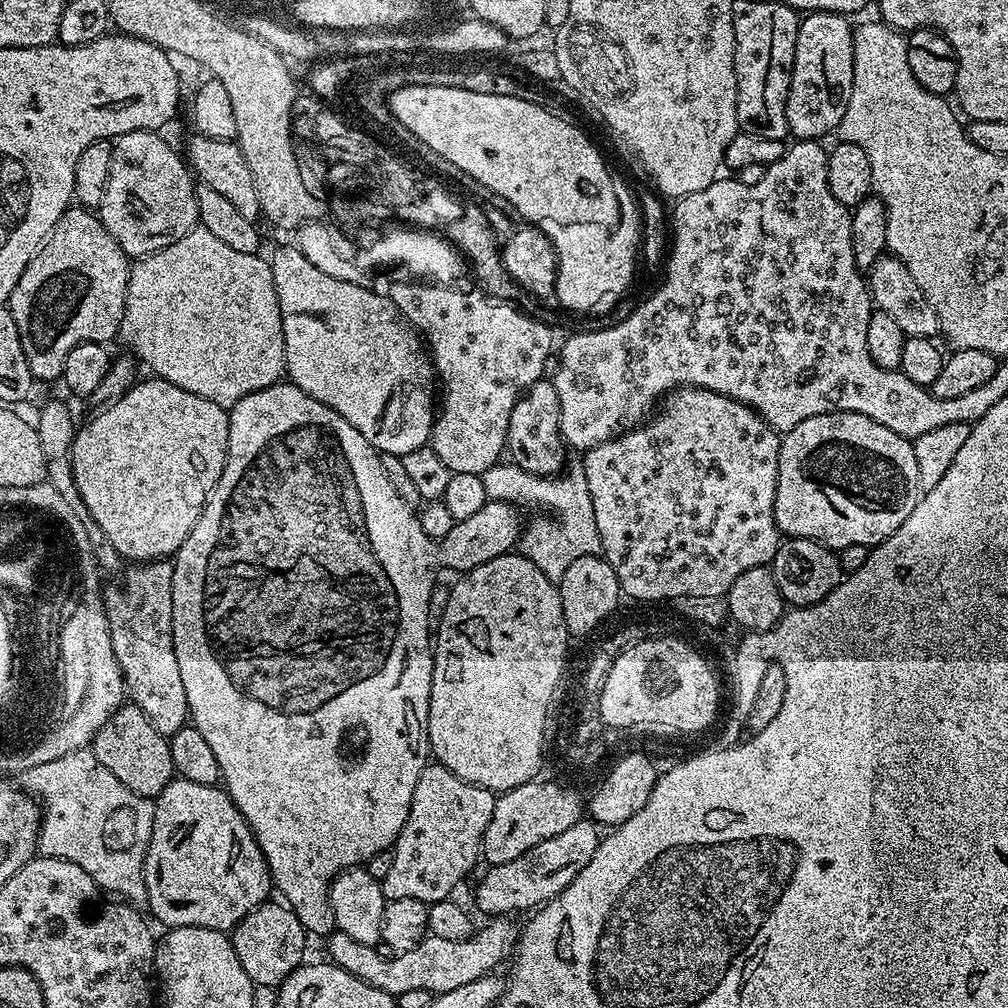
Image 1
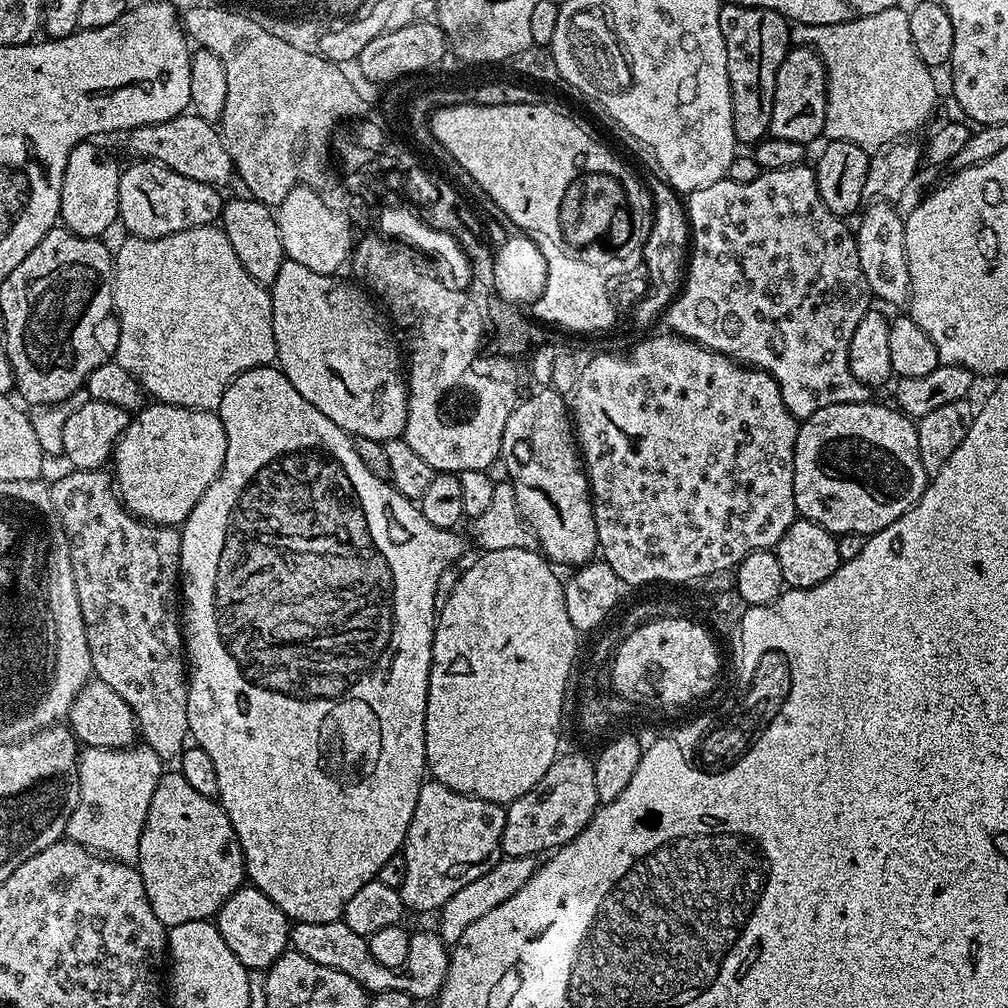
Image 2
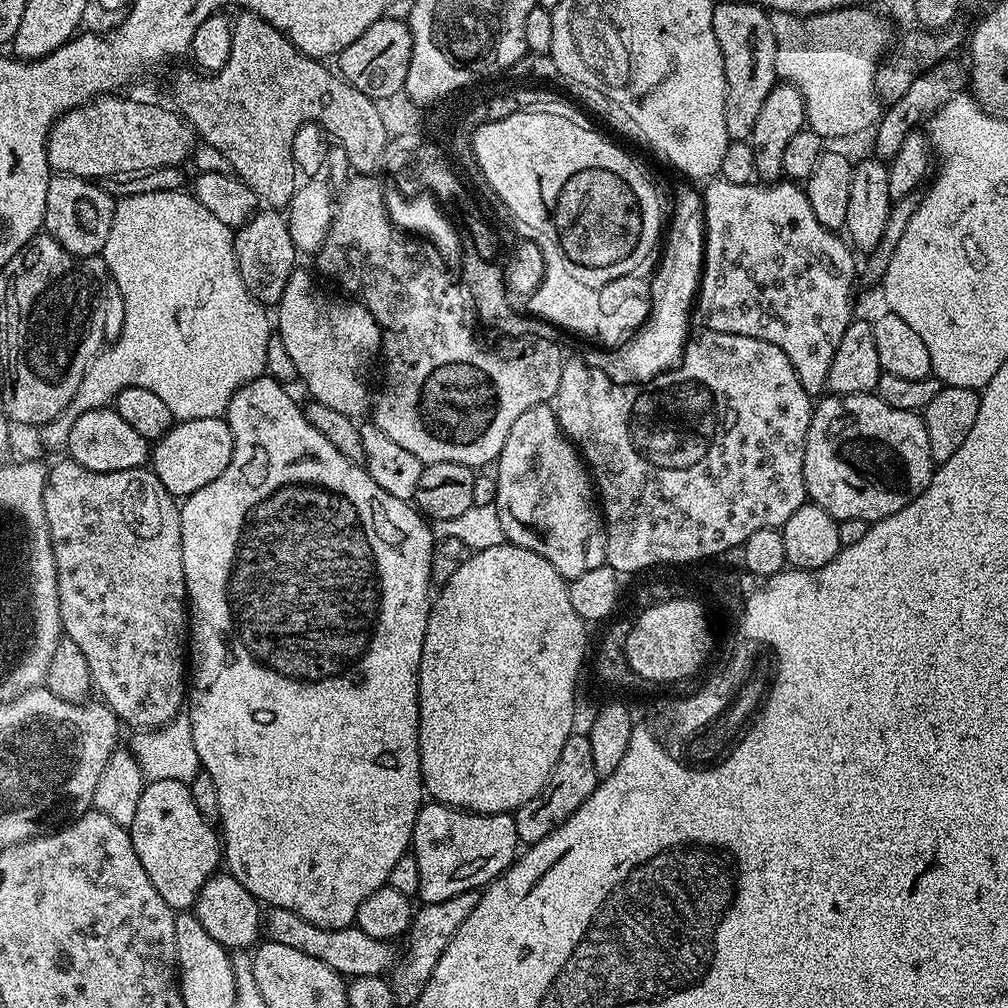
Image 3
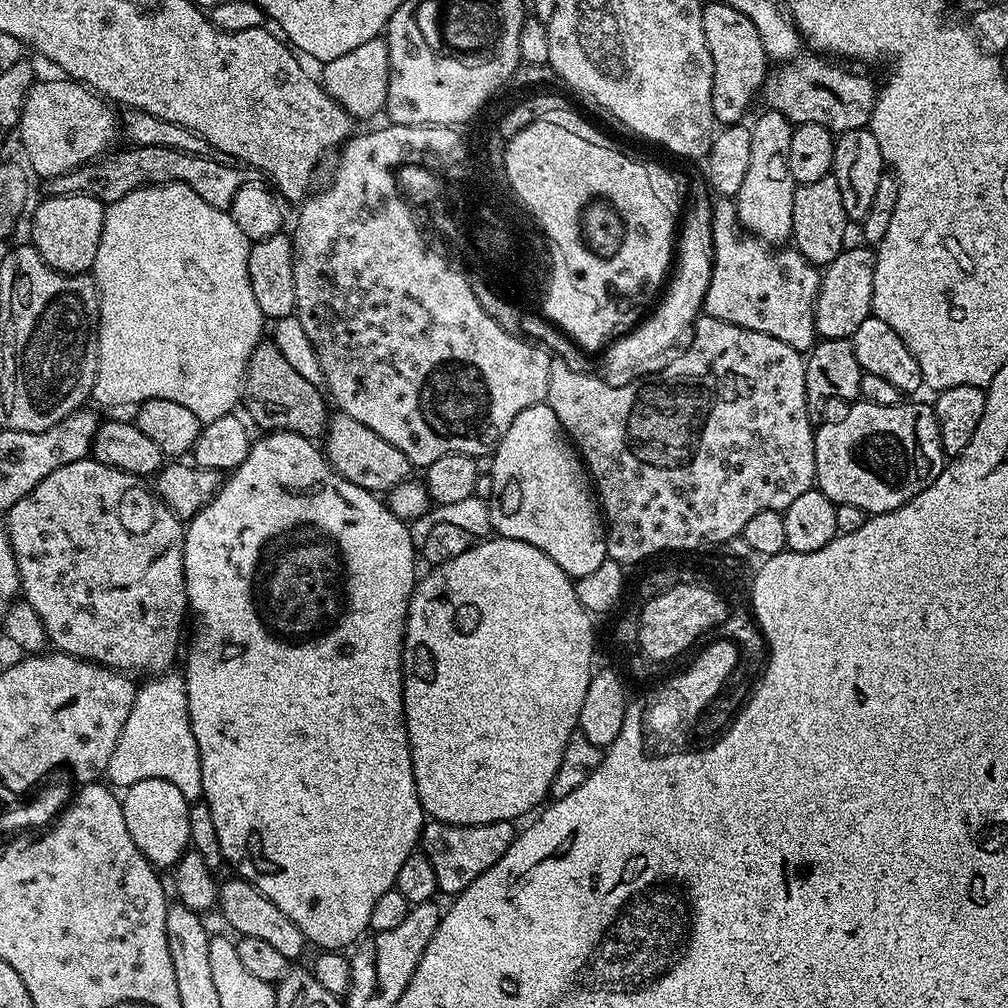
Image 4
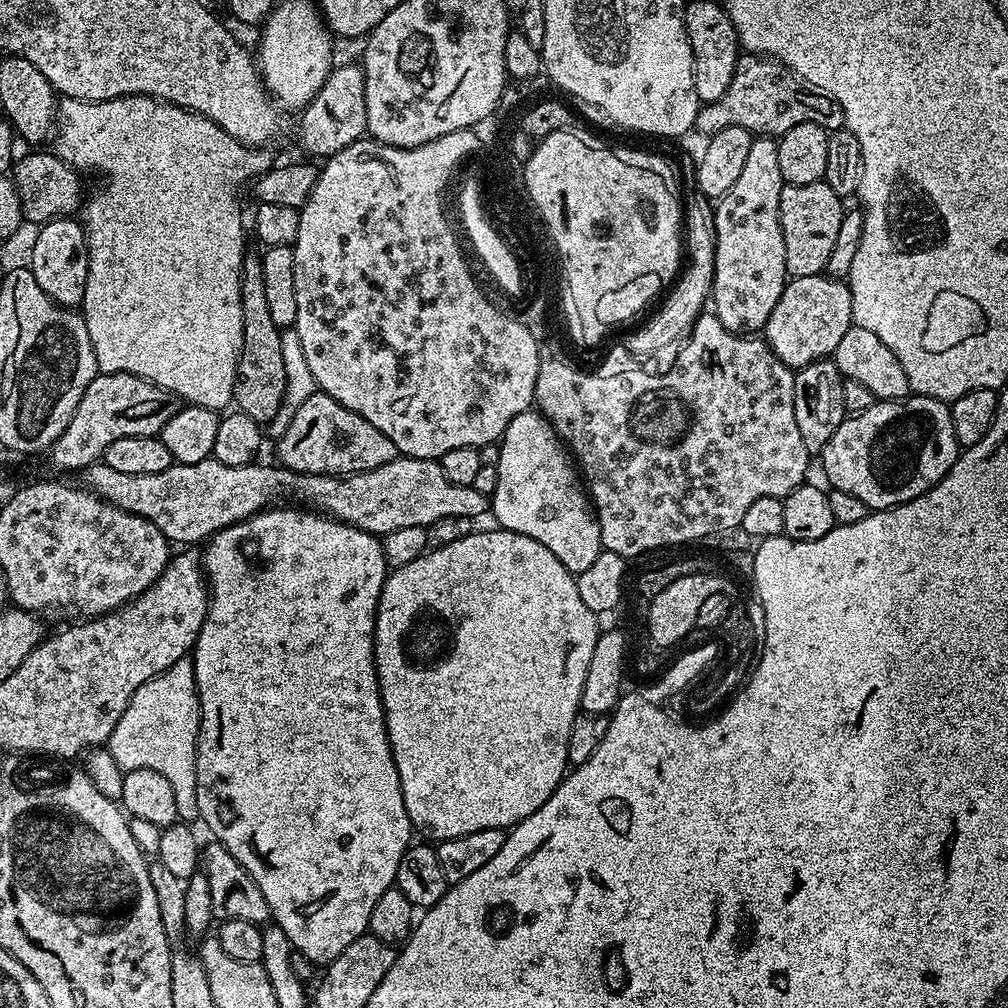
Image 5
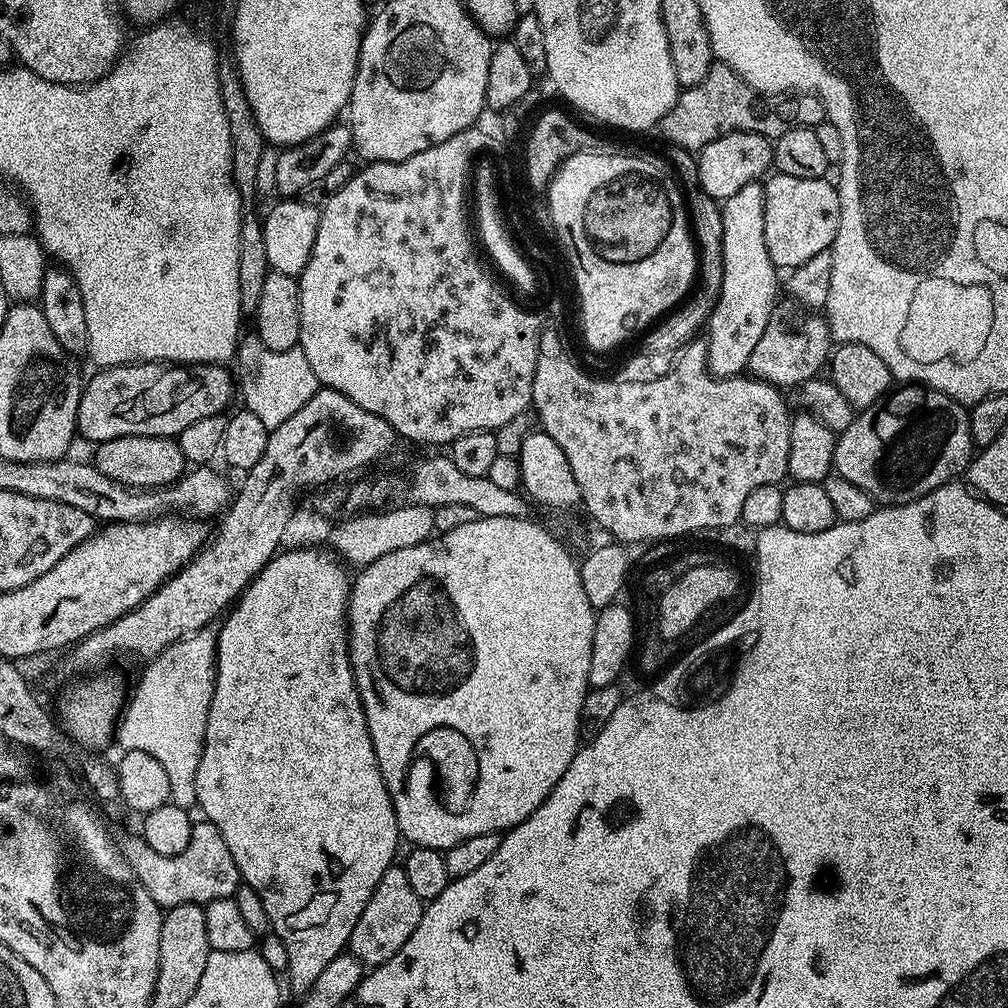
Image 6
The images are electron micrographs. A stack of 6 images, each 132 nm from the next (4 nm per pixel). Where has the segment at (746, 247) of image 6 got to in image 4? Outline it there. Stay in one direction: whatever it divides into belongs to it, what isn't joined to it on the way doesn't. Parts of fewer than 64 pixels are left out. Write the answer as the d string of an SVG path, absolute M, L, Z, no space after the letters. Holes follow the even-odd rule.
M764 110L750 124L750 167L738 194L734 197L736 222L747 235L769 246L780 246L791 237L794 222L794 194L798 187L790 174L790 138L792 123L780 112Z

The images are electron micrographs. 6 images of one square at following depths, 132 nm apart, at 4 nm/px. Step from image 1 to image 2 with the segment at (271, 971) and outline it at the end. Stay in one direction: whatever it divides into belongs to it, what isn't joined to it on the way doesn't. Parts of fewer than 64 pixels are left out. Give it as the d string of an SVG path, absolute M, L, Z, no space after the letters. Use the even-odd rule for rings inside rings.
M242 886L216 911L214 923L218 934L222 934L222 942L234 950L234 958L242 962L242 966L249 970L267 970L282 953L290 948L290 921L285 912L262 890L251 886Z

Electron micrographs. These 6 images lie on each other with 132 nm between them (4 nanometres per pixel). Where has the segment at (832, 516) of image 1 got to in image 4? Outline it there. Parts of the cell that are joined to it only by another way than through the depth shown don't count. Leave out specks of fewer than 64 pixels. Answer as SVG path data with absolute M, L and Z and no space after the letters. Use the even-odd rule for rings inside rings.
M866 399L853 403L852 408L845 414L841 420L836 420L833 424L824 424L815 429L816 434L816 482L815 487L819 488L822 494L826 494L826 498L830 498L832 503L845 504L846 506L858 506L862 511L869 514L879 514L889 512L898 506L902 506L906 502L910 502L910 498L914 498L918 494L922 494L922 490L926 490L926 486L930 486L930 482L934 482L934 478L938 478L938 474L942 474L946 463L946 457L942 450L942 442L940 441L940 431L938 430L938 422L936 421L936 409L931 403L928 404L907 404L901 402L894 406L878 406L871 404Z

